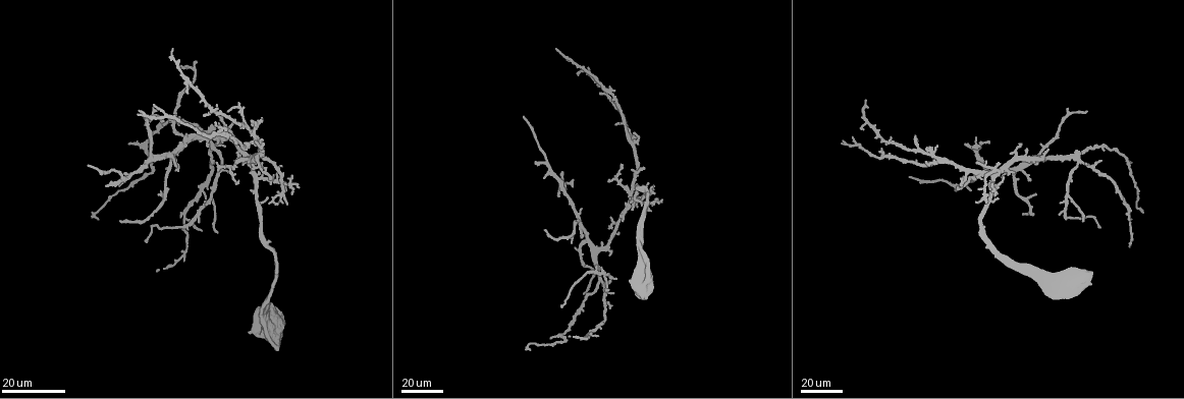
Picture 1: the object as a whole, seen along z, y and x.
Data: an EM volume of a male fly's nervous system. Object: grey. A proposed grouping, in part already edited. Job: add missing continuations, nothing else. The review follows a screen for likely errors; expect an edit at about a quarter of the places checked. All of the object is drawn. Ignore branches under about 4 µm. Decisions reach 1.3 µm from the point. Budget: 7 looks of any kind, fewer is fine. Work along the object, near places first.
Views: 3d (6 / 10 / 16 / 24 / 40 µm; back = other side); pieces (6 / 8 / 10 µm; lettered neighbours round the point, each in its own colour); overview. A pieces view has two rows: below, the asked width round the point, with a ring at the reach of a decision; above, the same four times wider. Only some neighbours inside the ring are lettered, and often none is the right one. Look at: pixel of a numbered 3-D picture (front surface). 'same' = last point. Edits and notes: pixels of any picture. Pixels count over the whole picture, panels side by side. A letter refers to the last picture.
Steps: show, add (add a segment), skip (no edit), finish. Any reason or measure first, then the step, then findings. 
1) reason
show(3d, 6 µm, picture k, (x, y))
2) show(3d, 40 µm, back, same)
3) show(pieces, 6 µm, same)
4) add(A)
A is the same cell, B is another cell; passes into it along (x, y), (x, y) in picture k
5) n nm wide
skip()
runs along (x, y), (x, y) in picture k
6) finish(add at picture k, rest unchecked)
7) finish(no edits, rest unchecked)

thin end
show(3d, 40 µm, picture 1, (87, 167))

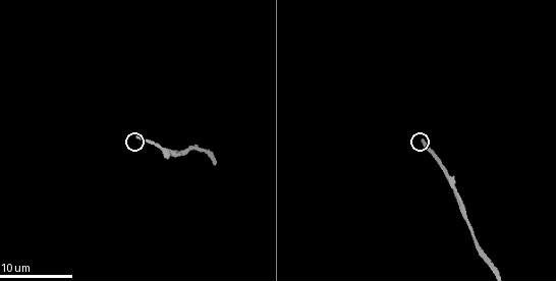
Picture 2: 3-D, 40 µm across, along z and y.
show(pieces, 10 µm, picture 2, (424, 141))

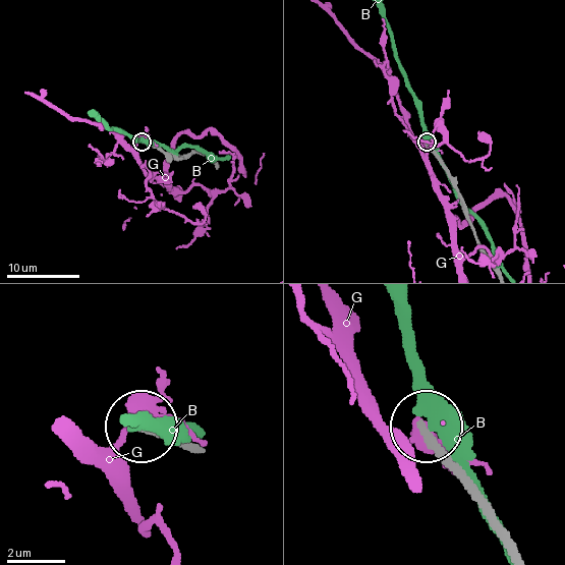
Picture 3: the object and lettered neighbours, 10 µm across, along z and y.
skip()
B and G are other cells; none of them fits

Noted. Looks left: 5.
an open end
show(3d, 24 µm, picture 1, (543, 177))

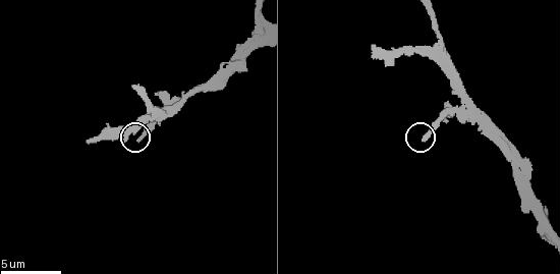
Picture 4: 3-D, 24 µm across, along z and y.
see the neighbours
show(pieces, 10 µm, picture 4, (138, 138))

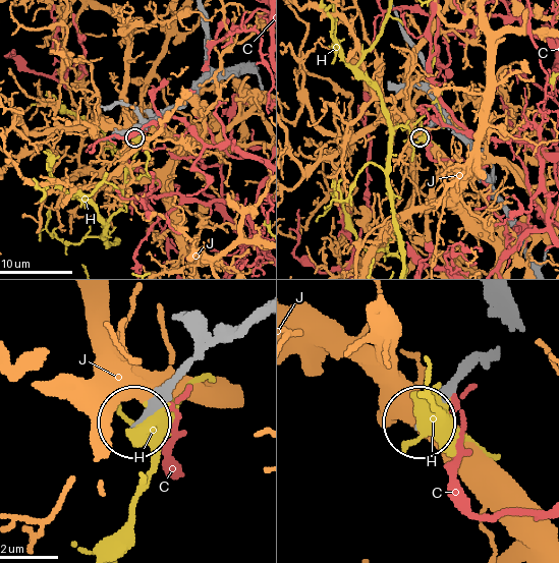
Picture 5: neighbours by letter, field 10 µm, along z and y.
skip()
C, H and J are other cells; no lettered segment goes on from it

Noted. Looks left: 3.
free end
show(3d, 24 µm, picture 1, (965, 143))

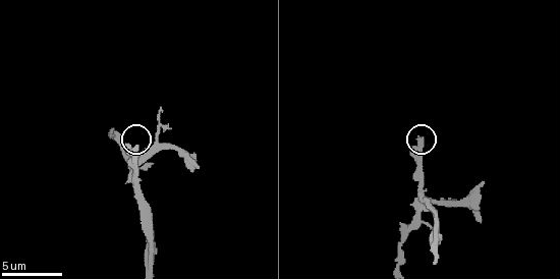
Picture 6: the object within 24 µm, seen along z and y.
show(pieces, 10 µm, picture 6, (421, 139))

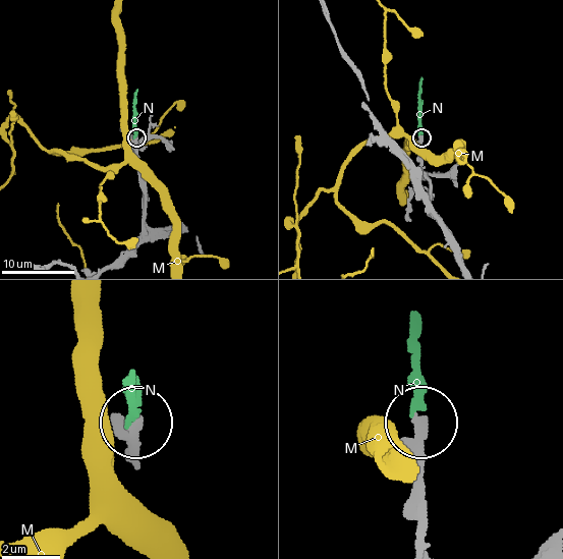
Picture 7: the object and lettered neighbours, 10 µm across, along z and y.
add(N)
N is the same cell, M is another cell; passes into it along (425, 496), (425, 462), (409, 415), (416, 317) in picture 7; the neuron continues

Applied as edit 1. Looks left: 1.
finish(add at picture 7, rest unchecked)

